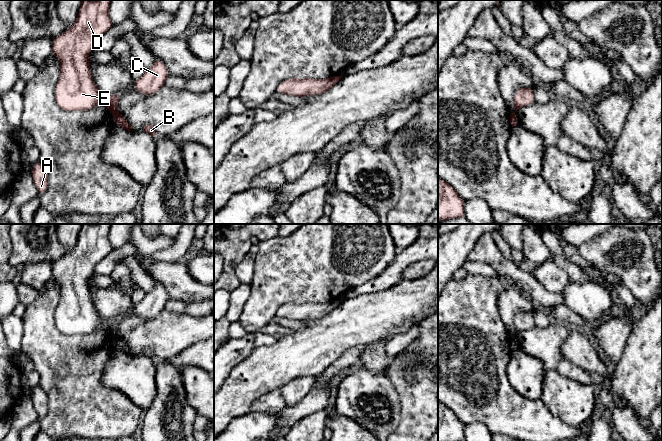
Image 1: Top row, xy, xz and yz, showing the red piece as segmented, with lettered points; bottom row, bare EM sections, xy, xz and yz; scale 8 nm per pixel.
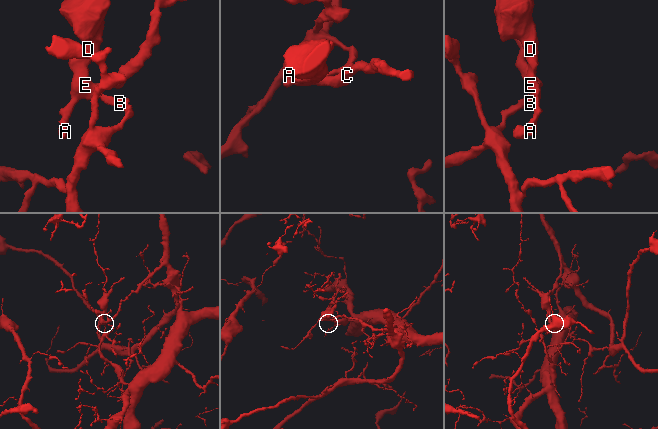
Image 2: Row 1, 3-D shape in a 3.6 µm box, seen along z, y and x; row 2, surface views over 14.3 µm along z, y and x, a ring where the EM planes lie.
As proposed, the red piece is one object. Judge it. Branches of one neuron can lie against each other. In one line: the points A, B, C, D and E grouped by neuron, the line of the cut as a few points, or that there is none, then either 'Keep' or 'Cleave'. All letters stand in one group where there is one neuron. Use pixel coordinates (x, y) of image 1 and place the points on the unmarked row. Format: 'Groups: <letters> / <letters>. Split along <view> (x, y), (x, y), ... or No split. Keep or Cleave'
Groups: A C D E / B. Split along xy (117, 336), (115, 338). Cleave

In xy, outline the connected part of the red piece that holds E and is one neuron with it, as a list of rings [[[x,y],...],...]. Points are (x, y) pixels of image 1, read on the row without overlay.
[[[82,224],[74,249],[53,262],[52,280],[58,282],[61,291],[55,311],[55,323],[56,328],[64,335],[88,335],[103,328],[110,338],[117,337],[121,319],[105,319],[99,315],[91,301],[91,288],[88,285],[96,264],[113,250],[108,238],[110,227],[111,224]]]

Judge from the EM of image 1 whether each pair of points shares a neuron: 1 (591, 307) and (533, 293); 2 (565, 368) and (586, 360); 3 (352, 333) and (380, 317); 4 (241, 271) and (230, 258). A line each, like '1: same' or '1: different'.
1: different
2: different
3: same
4: different

